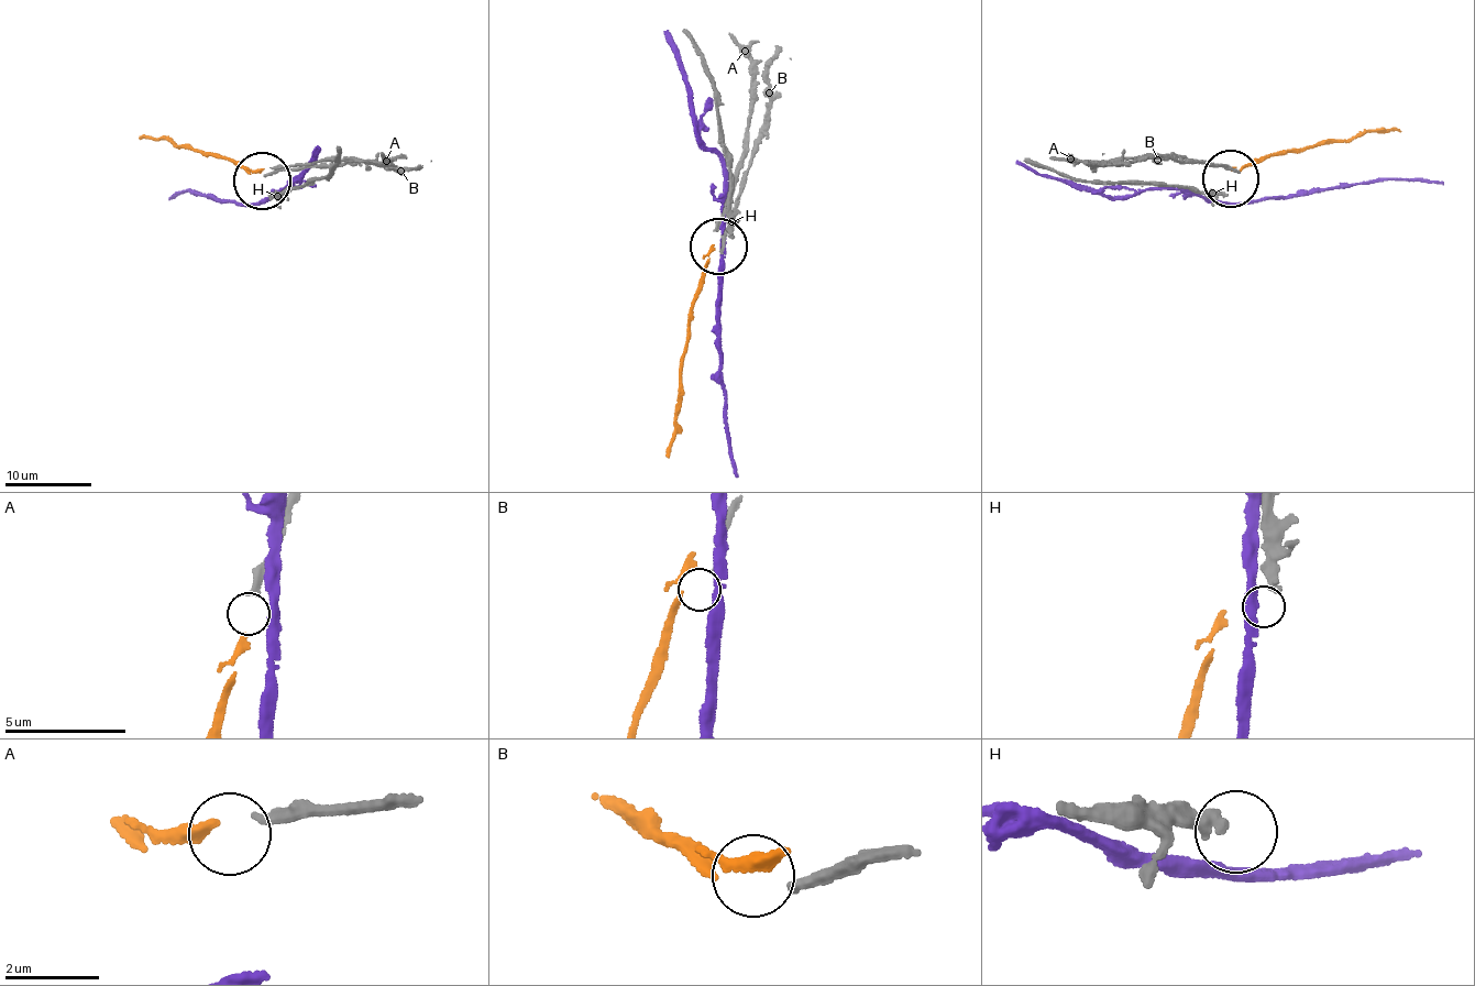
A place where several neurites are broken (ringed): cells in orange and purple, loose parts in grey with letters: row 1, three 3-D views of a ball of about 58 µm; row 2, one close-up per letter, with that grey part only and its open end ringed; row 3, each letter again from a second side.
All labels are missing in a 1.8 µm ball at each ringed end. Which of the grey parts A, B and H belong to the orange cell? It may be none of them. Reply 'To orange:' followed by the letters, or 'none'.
To orange: none

